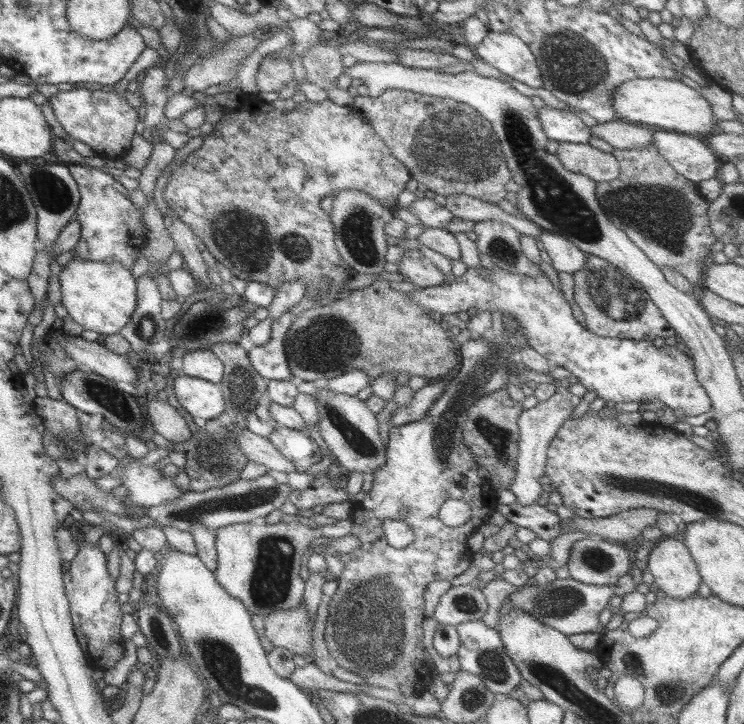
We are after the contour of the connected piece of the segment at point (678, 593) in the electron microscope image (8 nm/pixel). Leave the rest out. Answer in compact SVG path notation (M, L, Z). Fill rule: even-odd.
M664 536L656 543L648 559L654 582L670 598L688 598L698 594L701 576L684 541Z

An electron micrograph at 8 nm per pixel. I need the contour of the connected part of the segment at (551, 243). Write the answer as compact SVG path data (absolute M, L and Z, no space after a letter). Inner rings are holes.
M543 232L540 234L540 242L550 256L550 264L557 272L568 272L573 275L584 266L587 255L578 246L559 234Z

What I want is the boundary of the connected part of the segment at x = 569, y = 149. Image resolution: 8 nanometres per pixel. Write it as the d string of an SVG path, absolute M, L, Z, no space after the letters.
M558 142L558 149L555 155L566 170L582 174L597 183L610 182L618 178L620 174L619 162L613 153L604 153L600 149L592 147L590 143Z

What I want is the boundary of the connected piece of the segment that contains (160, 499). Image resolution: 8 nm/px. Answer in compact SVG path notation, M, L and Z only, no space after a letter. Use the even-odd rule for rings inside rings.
M129 454L123 459L118 459L118 475L122 476L122 484L128 495L122 499L128 499L135 506L149 509L153 506L164 504L178 498L186 490L174 483L174 478L166 478L156 466L144 467L137 459Z

